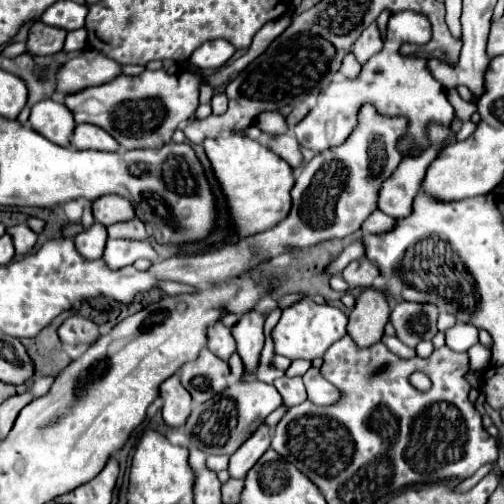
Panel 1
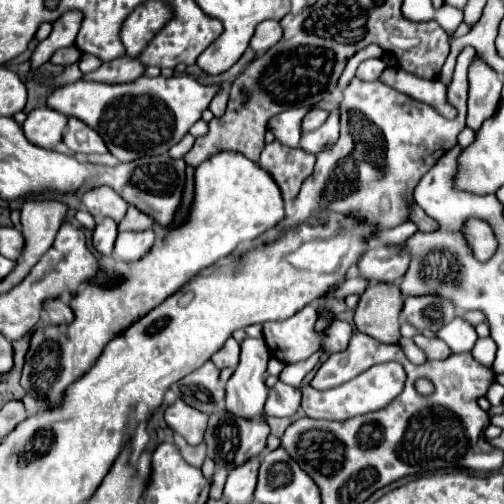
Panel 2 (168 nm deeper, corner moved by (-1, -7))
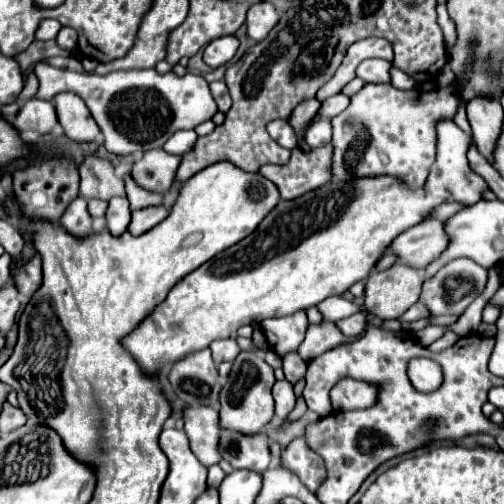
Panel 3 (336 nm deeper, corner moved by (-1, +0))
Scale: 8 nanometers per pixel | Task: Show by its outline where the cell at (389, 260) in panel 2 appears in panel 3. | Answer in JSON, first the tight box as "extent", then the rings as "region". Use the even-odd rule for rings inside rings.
{"extent":[387,221,445,269],"region":[[[423,221],[397,235],[387,251],[395,253],[401,263],[421,269],[427,267],[445,247],[445,231],[441,229],[441,221]]]}

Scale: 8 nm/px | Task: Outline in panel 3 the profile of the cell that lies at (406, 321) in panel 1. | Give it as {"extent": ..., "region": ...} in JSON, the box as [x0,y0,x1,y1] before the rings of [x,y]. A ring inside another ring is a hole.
{"extent":[419,257,487,317],"region":[[[465,257],[453,259],[445,267],[441,267],[433,277],[423,281],[419,301],[429,309],[429,313],[433,317],[435,315],[459,315],[485,289],[485,283],[487,283],[487,269],[485,267],[481,267],[475,261],[469,261]]]}

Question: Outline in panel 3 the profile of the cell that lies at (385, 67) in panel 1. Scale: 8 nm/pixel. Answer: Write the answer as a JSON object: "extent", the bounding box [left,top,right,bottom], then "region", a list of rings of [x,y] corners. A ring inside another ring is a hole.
{"extent":[307,119,331,147],"region":[[[317,119],[307,129],[307,145],[309,147],[321,147],[331,141],[331,119]]]}

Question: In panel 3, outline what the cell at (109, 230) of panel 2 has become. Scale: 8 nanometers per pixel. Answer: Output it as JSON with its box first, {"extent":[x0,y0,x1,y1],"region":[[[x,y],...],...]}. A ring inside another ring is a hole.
{"extent":[105,197,131,237],"region":[[[115,197],[113,201],[109,201],[105,219],[107,219],[107,229],[113,237],[119,237],[121,233],[127,231],[129,217],[131,217],[131,211],[129,211],[127,203],[129,203],[127,197]]]}

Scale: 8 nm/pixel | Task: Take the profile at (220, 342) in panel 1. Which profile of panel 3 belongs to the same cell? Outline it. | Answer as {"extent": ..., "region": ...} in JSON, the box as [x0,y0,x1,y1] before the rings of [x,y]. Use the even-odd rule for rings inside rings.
{"extent":[209,337,241,365],"region":[[[229,337],[229,339],[217,339],[217,341],[213,341],[213,345],[209,345],[209,349],[211,349],[213,361],[217,365],[223,363],[223,361],[233,361],[239,355],[239,351],[241,351],[239,345],[237,345],[237,341],[233,337]]]}

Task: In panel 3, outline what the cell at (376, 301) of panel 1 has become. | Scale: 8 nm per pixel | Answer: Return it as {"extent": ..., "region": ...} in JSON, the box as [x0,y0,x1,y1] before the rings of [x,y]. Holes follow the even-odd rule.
{"extent":[365,265,421,321],"region":[[[391,265],[385,271],[375,271],[365,283],[365,311],[383,321],[399,319],[421,293],[421,277],[409,265]]]}

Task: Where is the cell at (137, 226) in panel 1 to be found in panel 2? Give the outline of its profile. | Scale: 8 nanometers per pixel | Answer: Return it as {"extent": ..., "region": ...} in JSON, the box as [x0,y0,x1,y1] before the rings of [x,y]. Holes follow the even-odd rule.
{"extent":[119,206,153,232],"region":[[[129,206],[125,218],[119,222],[119,232],[125,232],[125,230],[141,232],[141,230],[147,230],[151,226],[153,226],[153,218],[151,216],[145,216],[145,214],[141,214],[141,210]]]}

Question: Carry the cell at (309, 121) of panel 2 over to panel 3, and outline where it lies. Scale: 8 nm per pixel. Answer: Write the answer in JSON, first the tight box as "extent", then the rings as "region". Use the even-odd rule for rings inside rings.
{"extent":[319,93,349,119],"region":[[[337,93],[337,95],[333,95],[333,97],[329,97],[329,99],[325,99],[325,101],[321,103],[319,115],[331,119],[331,117],[335,117],[337,113],[341,113],[347,105],[349,105],[349,97],[343,95],[343,93]]]}

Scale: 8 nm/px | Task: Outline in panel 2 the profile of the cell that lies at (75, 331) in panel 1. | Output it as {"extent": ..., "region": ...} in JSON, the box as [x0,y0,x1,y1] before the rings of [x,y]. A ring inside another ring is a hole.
{"extent":[45,298,73,324],"region":[[[61,298],[57,300],[45,300],[45,320],[49,320],[51,324],[65,324],[73,320],[73,312],[69,308],[69,304],[65,304]]]}

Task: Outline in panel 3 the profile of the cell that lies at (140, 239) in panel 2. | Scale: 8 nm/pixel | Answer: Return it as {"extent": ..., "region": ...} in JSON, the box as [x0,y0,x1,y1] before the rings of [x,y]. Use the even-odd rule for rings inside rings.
{"extent":[129,205,167,235],"region":[[[163,205],[141,209],[137,213],[131,213],[131,223],[129,223],[129,233],[131,235],[143,235],[145,231],[153,229],[157,223],[161,223],[167,217],[167,209]]]}

